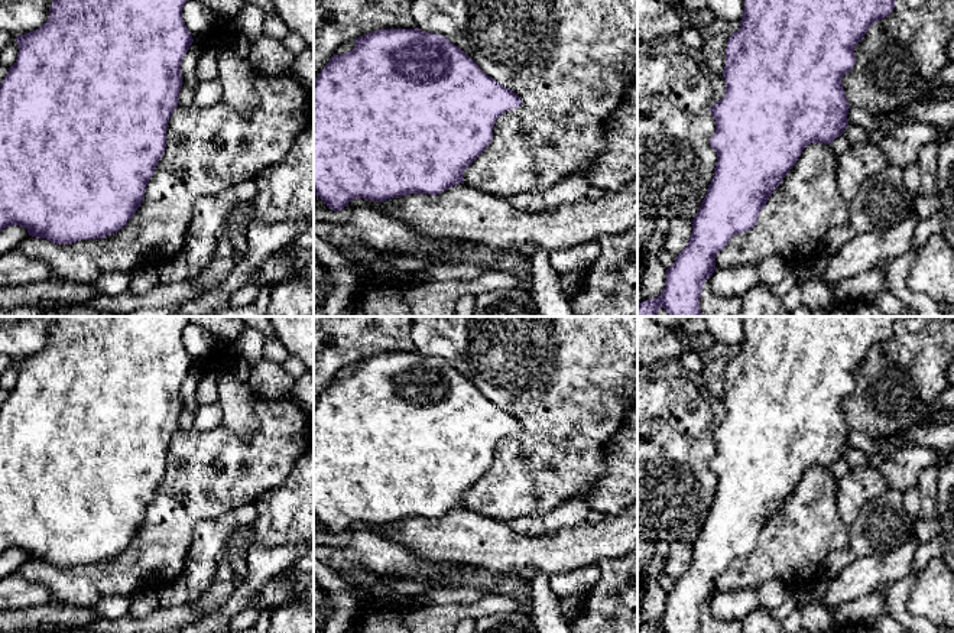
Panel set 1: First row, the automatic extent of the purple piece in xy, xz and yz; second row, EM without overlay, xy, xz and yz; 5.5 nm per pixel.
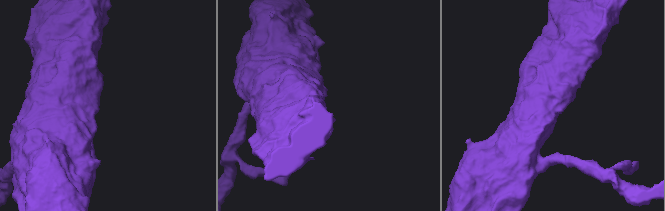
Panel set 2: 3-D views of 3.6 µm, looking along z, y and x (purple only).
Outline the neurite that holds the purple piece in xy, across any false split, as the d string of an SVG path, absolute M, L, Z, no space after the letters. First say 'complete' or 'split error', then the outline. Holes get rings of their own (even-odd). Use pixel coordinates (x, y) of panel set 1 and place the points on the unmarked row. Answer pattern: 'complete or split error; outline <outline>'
complete; outline M58 316L49 343L39 353L16 360L17 383L0 408L0 555L22 549L32 561L69 568L114 558L136 538L165 477L168 447L182 410L181 386L194 366L182 341L188 322L189 316Z

